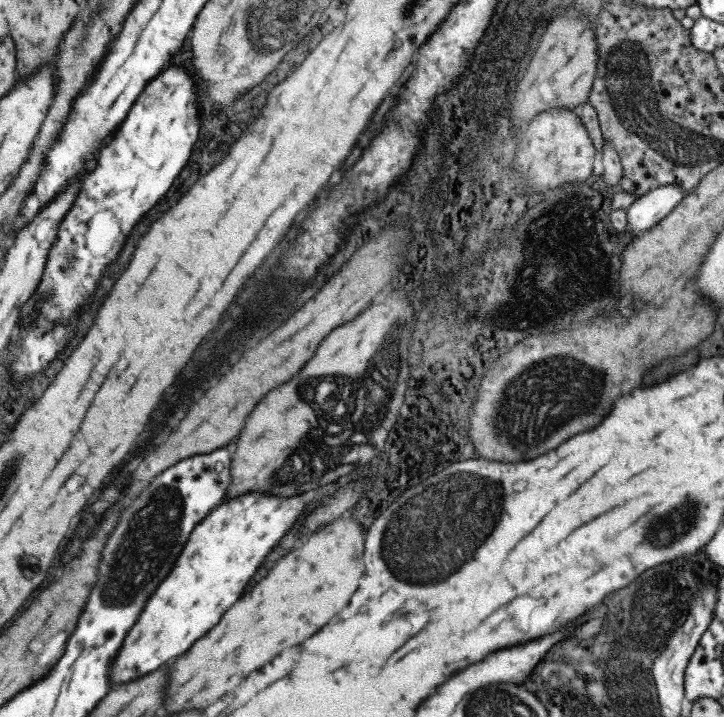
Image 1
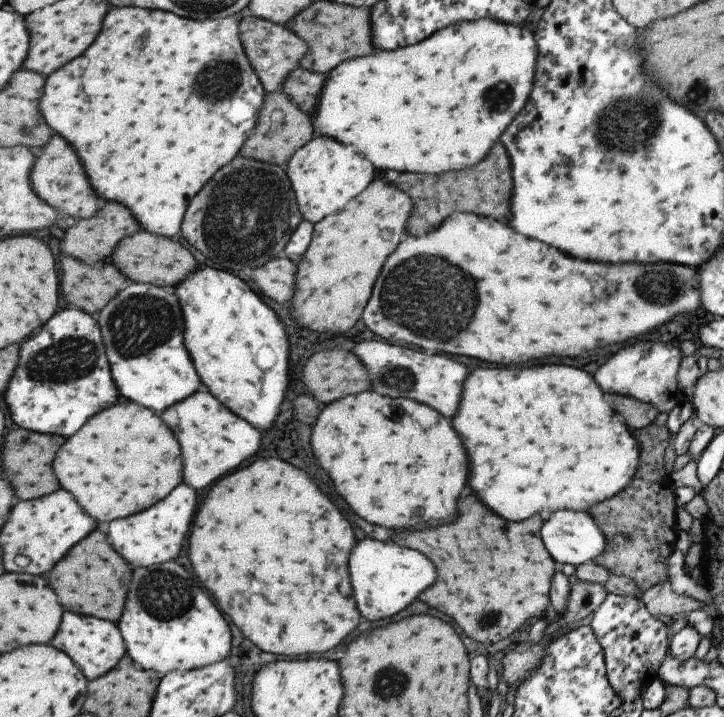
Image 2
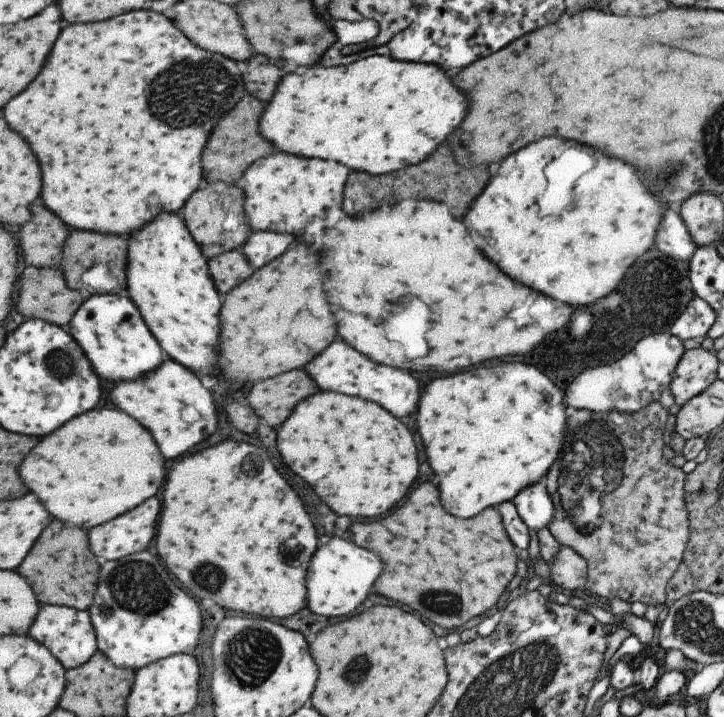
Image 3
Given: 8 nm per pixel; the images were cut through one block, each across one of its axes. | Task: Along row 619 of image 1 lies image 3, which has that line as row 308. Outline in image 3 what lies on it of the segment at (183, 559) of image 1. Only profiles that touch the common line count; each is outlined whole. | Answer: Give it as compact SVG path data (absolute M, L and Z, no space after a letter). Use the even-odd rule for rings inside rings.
M179 213L159 214L139 228L127 246L125 290L163 352L191 372L217 374L221 296L207 272L206 258Z

